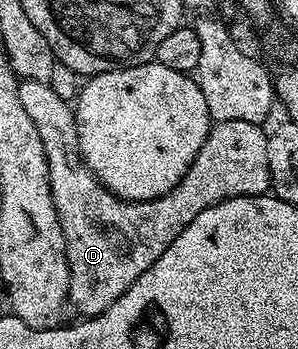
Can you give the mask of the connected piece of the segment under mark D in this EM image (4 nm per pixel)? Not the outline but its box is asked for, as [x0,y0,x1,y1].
[18,79,271,317]

